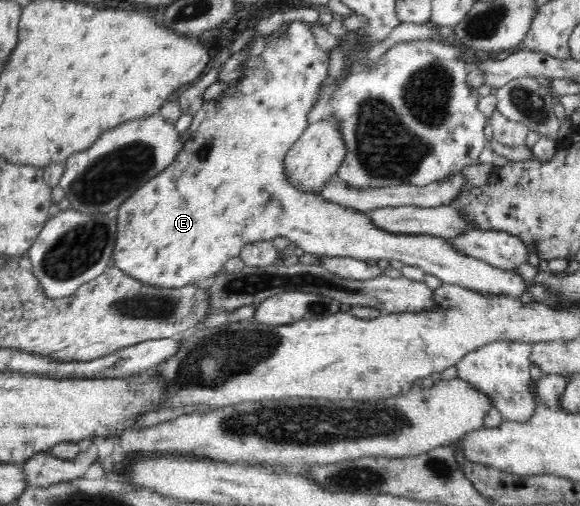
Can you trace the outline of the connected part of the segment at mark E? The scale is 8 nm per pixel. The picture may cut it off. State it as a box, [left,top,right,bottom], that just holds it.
[112,20,530,298]

